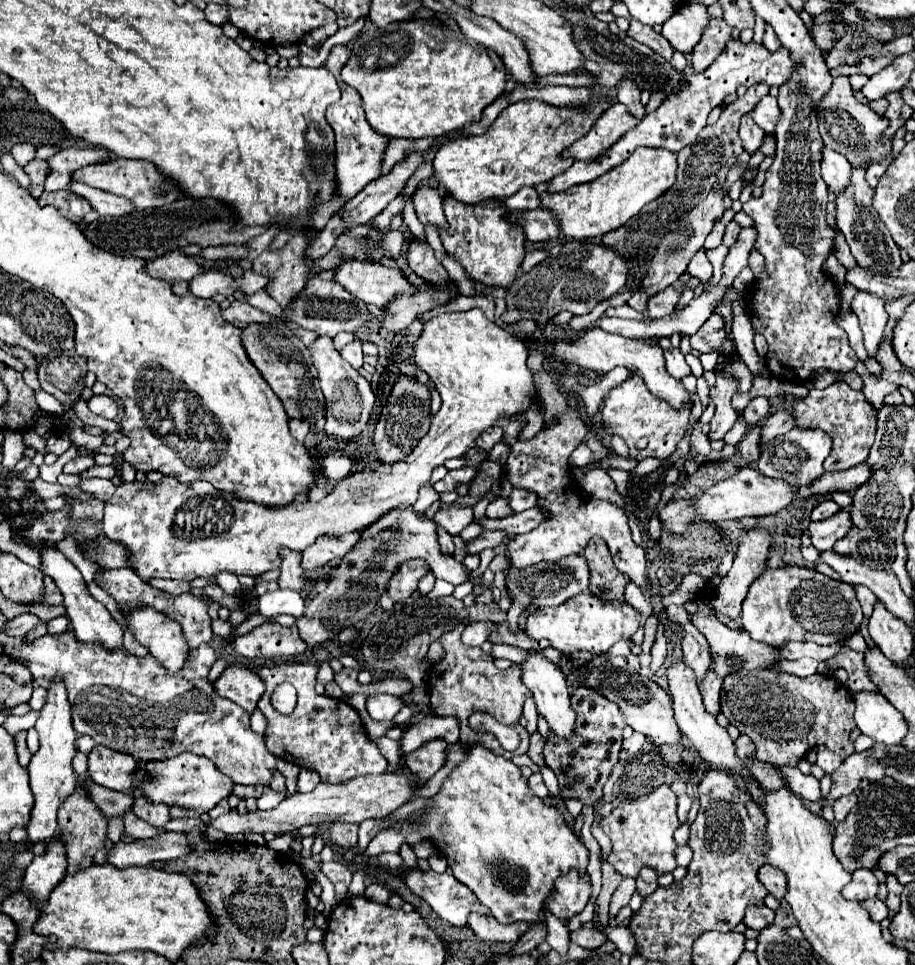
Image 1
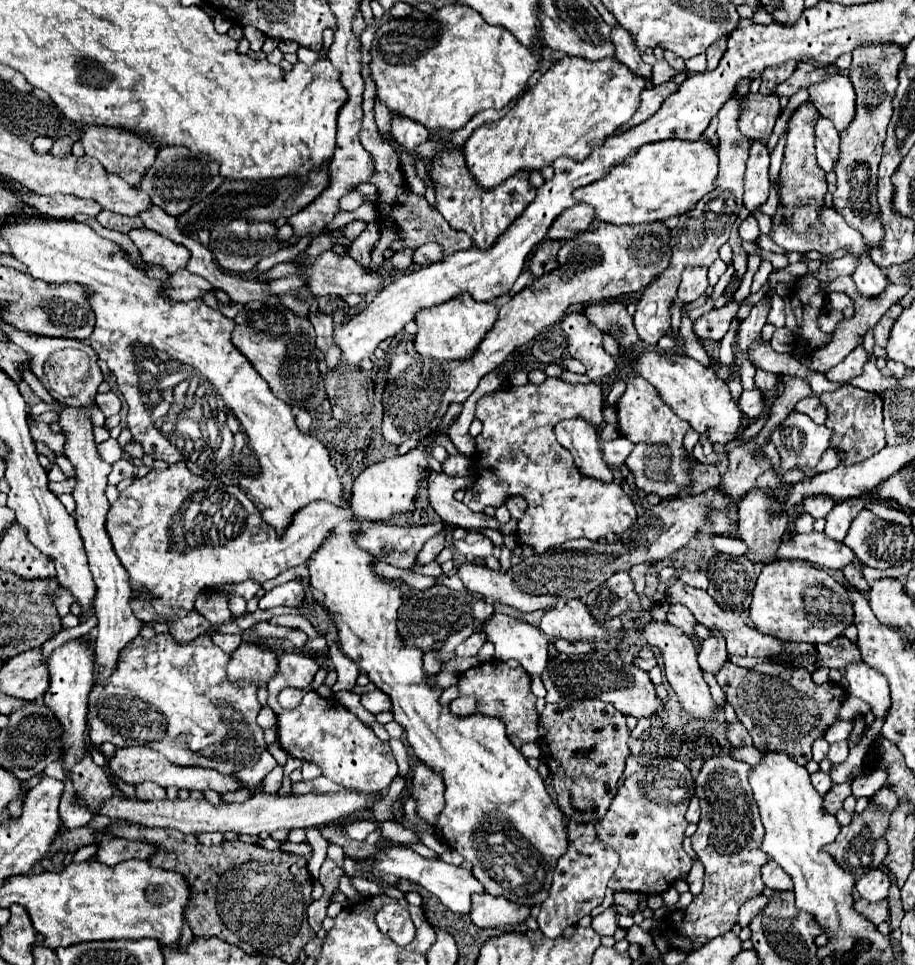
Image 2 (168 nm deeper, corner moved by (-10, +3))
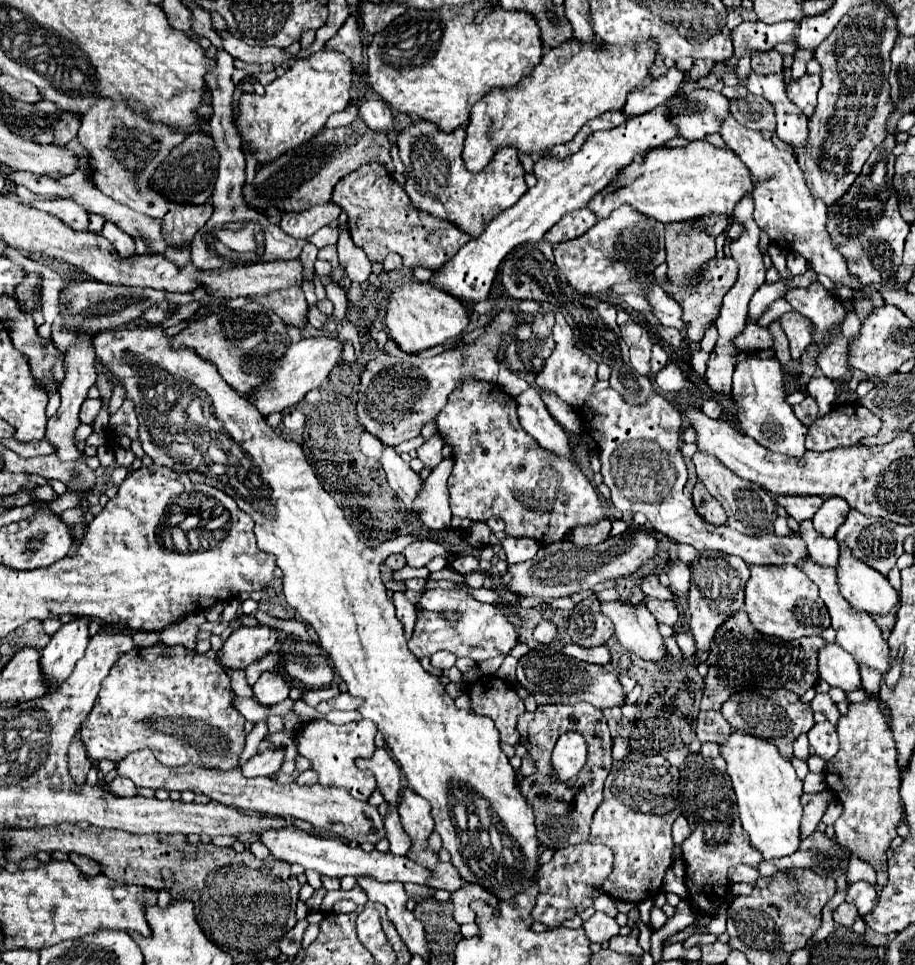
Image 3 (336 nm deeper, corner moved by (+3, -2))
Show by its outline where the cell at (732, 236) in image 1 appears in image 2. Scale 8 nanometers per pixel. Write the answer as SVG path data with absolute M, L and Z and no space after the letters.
M749 216L747 220L743 220L743 224L739 226L739 234L743 240L747 242L755 242L759 238L759 224L753 216Z

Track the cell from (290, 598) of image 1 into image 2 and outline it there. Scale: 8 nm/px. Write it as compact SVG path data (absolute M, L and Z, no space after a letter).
M293 580L265 592L259 598L259 610L269 610L277 606L299 606L301 602L303 602L303 586L297 580Z

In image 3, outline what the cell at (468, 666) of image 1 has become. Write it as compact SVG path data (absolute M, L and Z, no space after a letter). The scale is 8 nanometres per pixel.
M482 677L468 683L466 691L470 697L470 711L490 717L500 731L500 741L516 745L520 741L516 719L524 713L524 701L518 697L516 689L498 677Z

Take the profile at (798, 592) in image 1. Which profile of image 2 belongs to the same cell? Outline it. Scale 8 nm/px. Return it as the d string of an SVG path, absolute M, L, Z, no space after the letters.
M773 560L761 568L749 612L759 632L785 642L827 644L853 624L847 590L825 570L799 560Z

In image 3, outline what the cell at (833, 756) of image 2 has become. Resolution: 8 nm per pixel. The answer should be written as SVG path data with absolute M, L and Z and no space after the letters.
M830 721L816 723L816 727L808 731L807 737L810 739L810 745L814 747L816 755L822 757L824 761L830 761L836 755L838 735L836 735L836 727L830 725Z

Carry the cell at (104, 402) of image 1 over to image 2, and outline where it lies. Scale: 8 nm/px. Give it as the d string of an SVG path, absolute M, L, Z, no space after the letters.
M107 392L107 394L97 394L97 396L95 396L95 402L97 402L99 410L101 410L105 416L119 414L119 410L121 410L121 400L119 400L113 392Z

